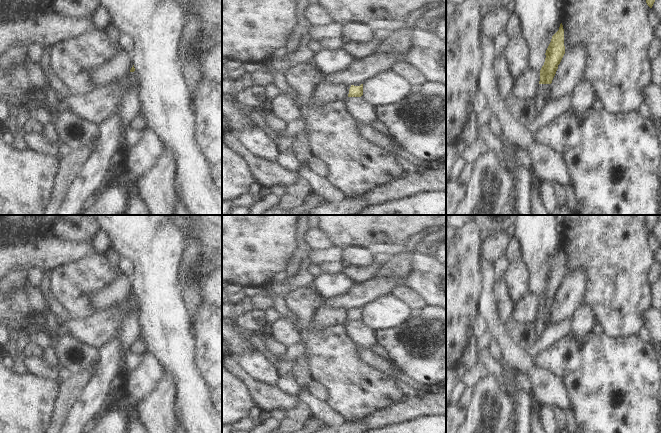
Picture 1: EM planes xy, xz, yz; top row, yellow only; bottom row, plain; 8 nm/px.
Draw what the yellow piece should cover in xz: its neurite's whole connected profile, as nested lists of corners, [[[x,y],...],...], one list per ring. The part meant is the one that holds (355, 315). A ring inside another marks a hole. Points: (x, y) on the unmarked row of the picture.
[[[363,308],[346,309],[346,318],[348,321],[361,321],[363,319]]]

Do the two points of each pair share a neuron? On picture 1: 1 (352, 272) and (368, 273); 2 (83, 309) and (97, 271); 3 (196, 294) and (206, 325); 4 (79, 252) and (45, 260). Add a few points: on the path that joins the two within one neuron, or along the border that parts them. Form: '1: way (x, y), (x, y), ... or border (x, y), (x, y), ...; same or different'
1: way (356, 273), (364, 273); same
2: way (78, 300), (77, 291), (88, 280); same
3: border (204, 304), (198, 311), (194, 324); different
4: way (71, 252), (53, 252); same

